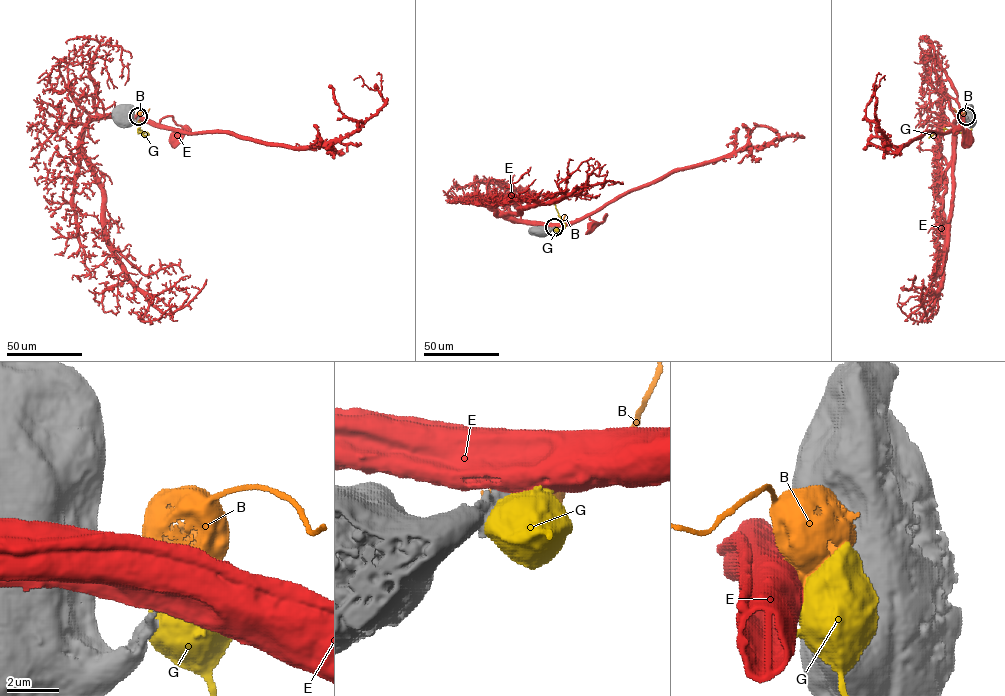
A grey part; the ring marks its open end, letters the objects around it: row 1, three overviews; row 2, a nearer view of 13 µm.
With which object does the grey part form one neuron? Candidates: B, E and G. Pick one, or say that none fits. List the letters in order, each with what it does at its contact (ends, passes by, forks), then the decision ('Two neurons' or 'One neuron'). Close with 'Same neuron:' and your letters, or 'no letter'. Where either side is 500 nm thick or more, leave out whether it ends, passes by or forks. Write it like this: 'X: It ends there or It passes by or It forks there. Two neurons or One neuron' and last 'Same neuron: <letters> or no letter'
B: Two neurons
E: Two neurons
G: Two neurons
Same neuron: no letter

